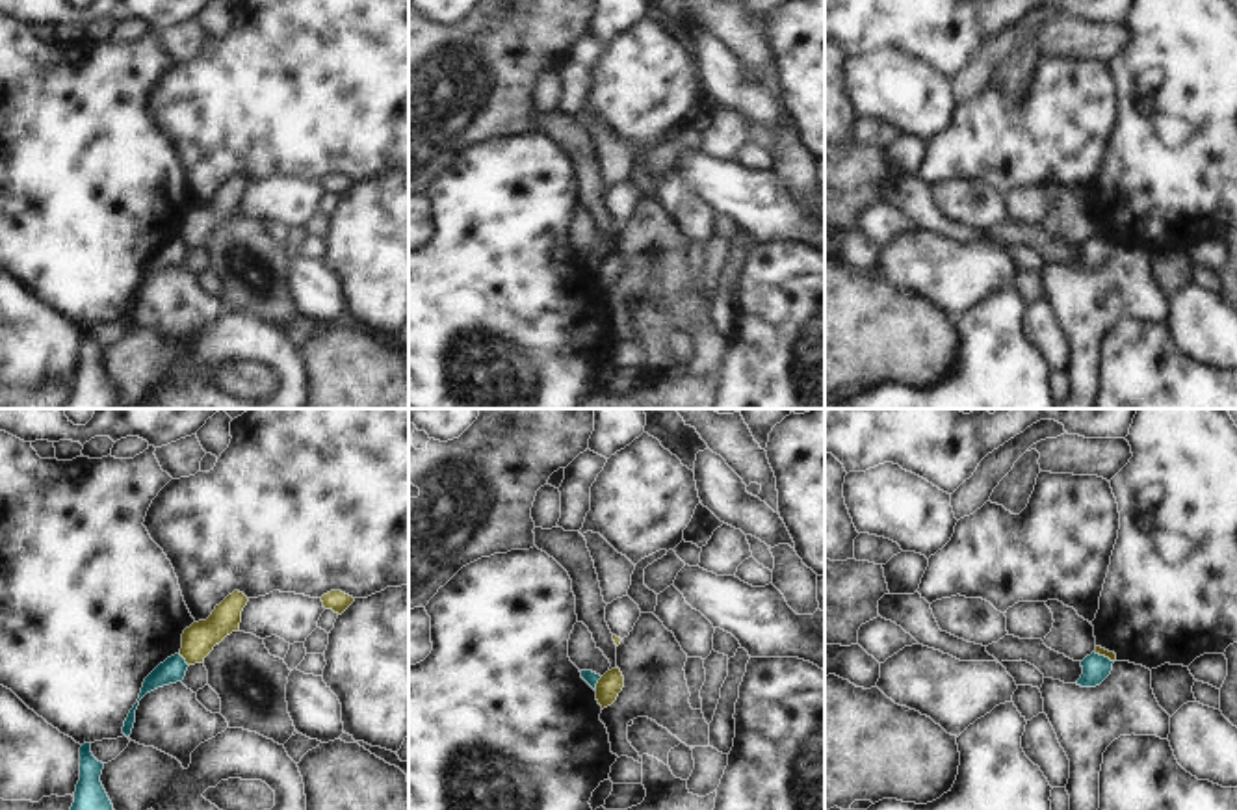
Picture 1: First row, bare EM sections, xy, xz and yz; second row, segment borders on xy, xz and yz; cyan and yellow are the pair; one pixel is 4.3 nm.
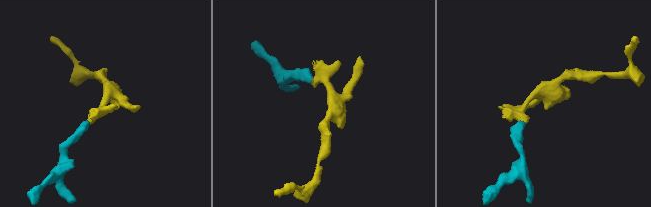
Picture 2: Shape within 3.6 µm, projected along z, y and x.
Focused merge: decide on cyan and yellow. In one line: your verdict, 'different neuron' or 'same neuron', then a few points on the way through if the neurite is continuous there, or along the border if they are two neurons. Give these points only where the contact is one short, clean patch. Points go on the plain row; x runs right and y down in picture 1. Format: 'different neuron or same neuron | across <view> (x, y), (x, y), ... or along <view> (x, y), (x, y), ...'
different neuron | along xz (602, 261), (595, 274)

